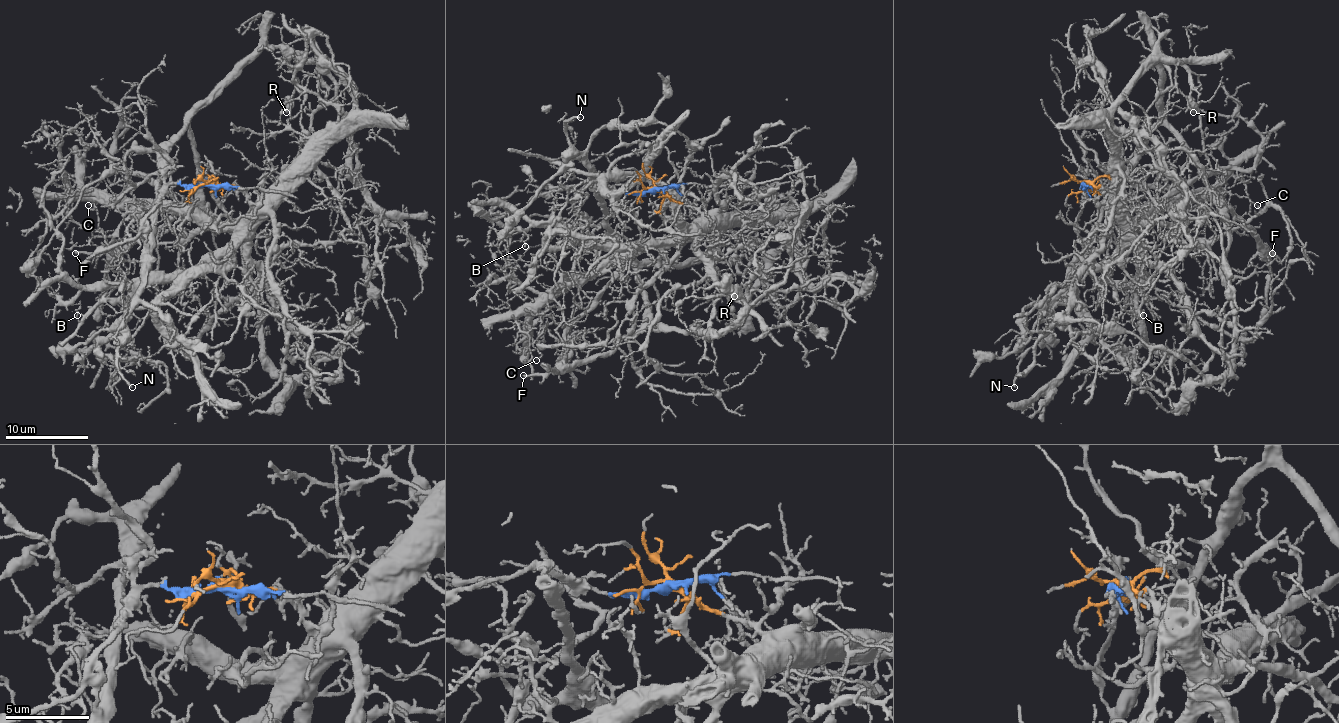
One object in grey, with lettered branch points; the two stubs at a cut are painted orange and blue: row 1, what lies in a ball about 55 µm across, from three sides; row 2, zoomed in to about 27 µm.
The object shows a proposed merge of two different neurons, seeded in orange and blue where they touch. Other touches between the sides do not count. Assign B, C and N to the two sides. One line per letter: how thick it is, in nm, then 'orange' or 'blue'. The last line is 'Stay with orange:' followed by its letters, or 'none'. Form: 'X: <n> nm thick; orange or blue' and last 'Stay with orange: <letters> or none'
B: 140 nm thick; orange
C: 120 nm thick; orange
N: 190 nm thick; blue
Stay with orange: B, C

